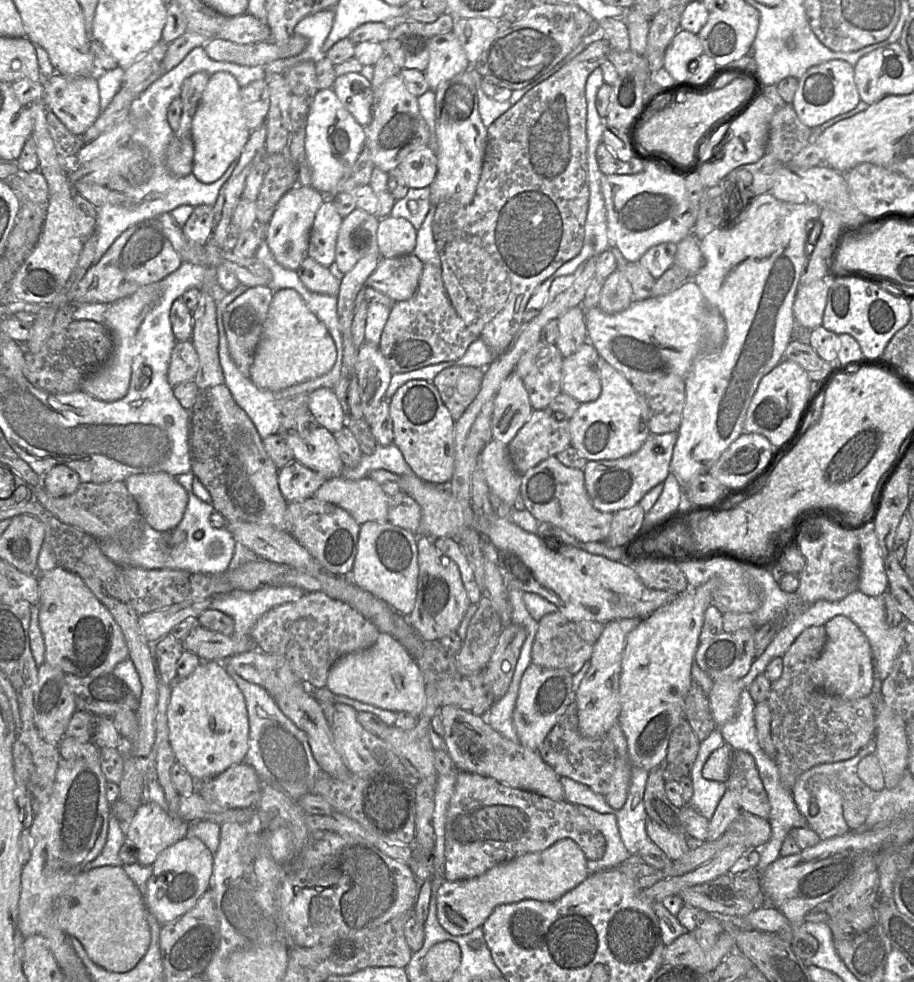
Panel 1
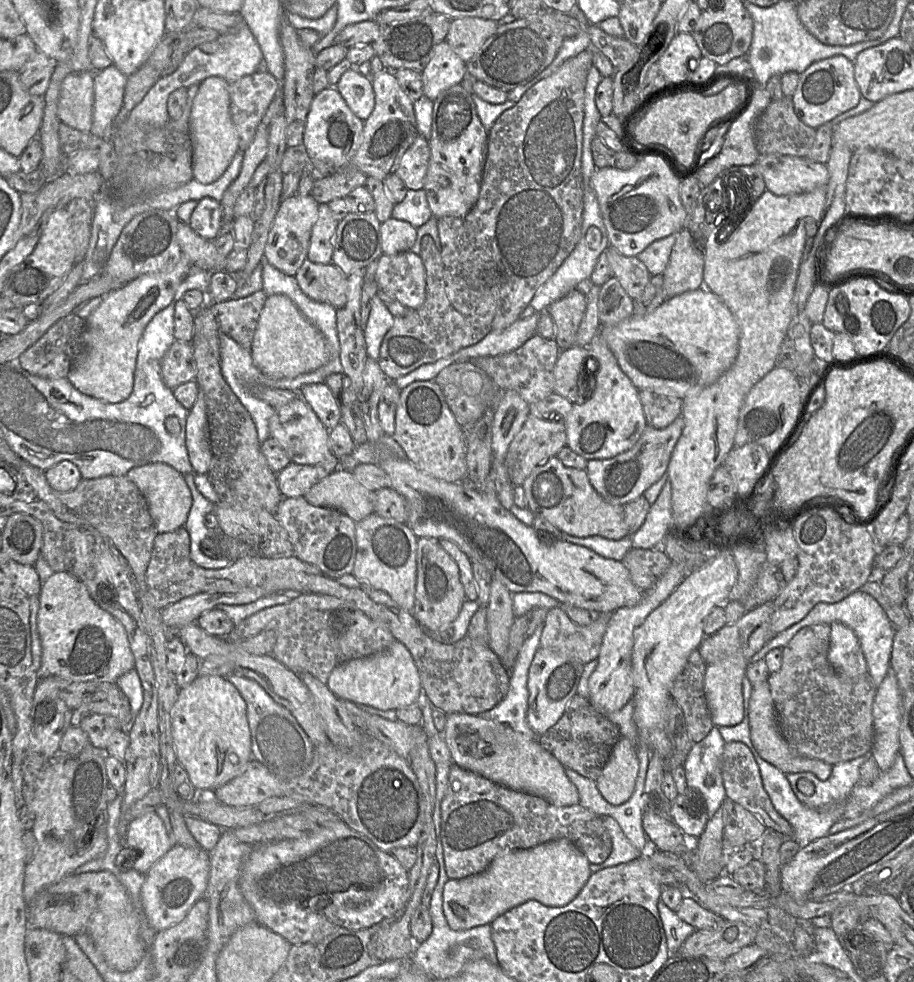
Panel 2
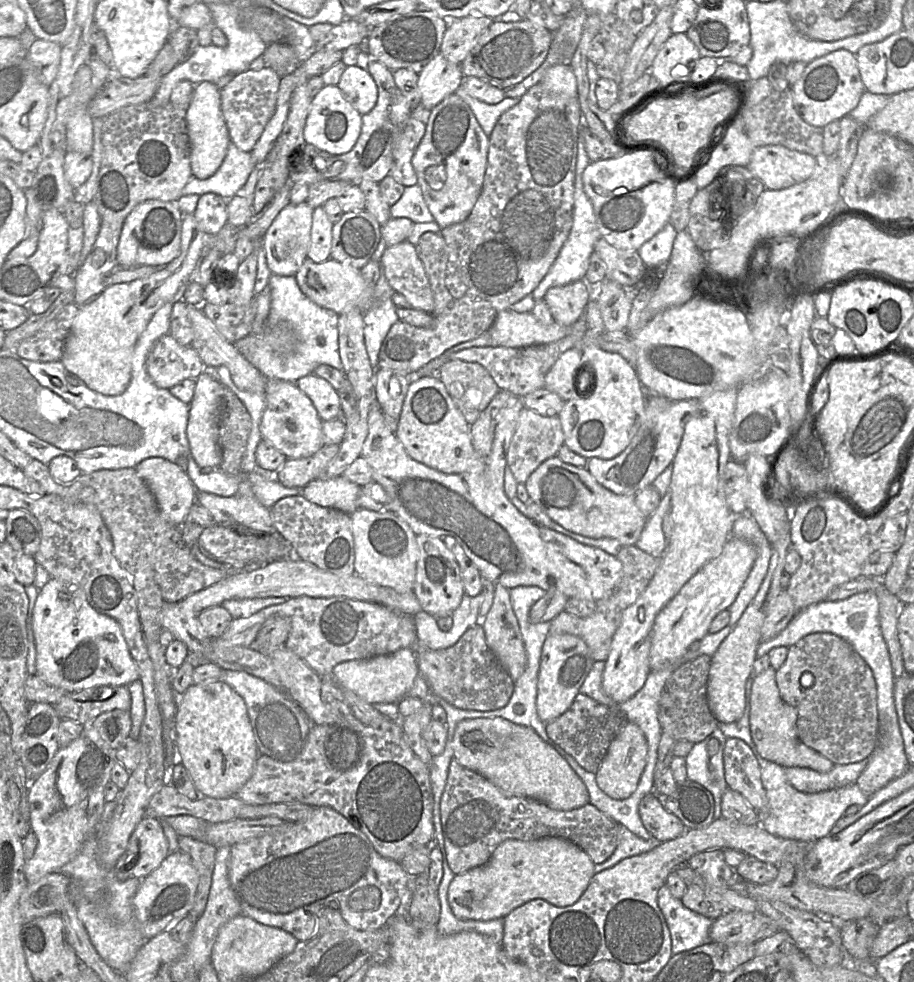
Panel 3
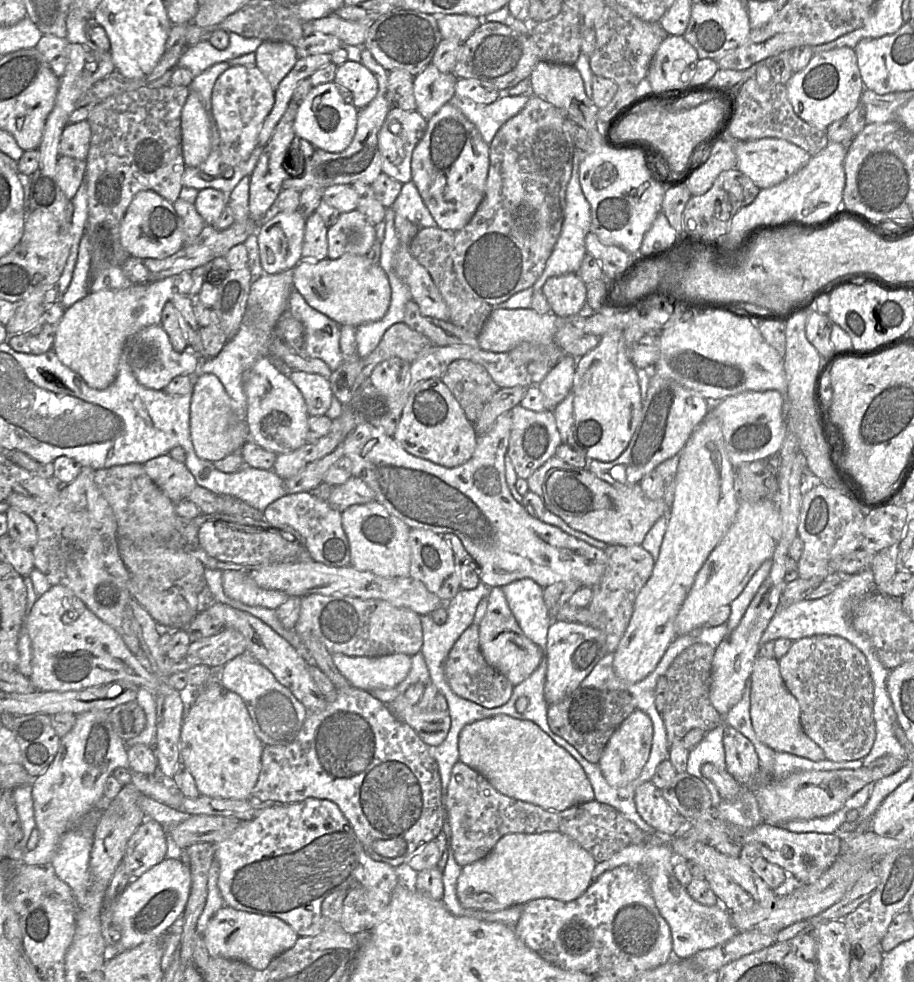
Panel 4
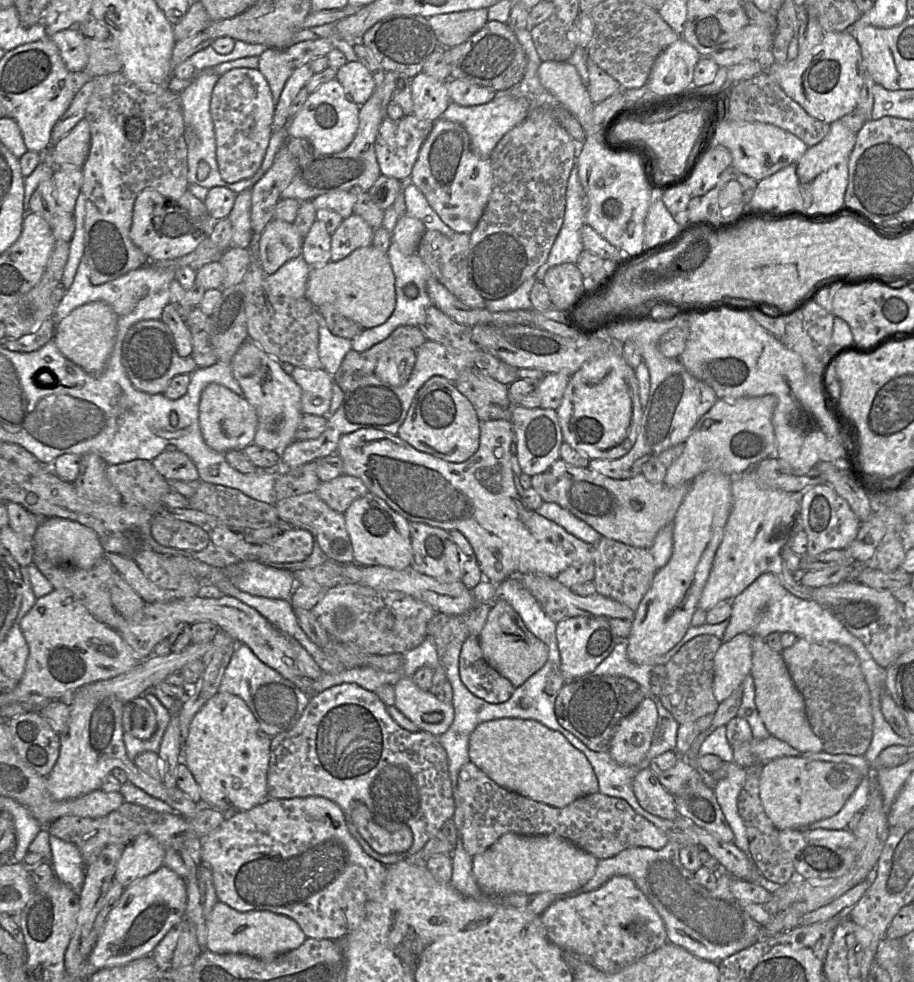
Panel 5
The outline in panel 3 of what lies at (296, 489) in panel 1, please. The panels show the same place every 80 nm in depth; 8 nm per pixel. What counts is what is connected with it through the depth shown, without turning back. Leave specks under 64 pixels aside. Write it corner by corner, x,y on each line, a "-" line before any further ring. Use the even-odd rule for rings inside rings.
324,444
314,455
302,459
287,459
274,474
275,479
288,488
303,489
318,479
336,456
339,445

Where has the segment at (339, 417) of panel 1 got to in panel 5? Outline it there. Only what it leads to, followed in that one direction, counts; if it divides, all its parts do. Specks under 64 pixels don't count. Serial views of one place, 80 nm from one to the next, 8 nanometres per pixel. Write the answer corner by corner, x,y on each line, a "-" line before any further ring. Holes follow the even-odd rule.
294,367
290,376
302,392
302,414
327,417
332,399
332,376
324,369
299,367

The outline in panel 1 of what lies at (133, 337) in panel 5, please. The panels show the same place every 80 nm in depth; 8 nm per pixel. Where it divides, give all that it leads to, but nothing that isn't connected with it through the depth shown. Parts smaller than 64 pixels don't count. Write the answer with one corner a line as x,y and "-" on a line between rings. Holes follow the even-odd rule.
191,340
177,341
170,358
168,381
171,386
192,381
196,375
198,358

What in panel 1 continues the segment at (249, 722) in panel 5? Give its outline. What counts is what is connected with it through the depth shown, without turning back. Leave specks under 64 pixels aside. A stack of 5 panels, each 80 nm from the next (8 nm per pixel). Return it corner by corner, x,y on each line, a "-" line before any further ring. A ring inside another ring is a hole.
202,661
189,676
172,684
167,726
176,762
197,783
244,761
249,738
245,699
222,661

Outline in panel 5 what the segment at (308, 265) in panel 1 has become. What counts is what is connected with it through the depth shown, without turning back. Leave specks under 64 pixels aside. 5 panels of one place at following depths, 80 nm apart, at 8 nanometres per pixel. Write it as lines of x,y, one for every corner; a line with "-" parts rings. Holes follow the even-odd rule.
369,245
356,249
340,261
311,266
305,297
316,308
332,305
363,329
383,324
392,315
396,305
395,277
387,252

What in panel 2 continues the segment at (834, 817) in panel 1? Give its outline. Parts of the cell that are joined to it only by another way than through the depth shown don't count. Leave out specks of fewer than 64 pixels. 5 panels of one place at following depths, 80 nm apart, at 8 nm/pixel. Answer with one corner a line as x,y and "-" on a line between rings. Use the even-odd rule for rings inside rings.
872,749
861,757
837,763
833,765
830,776
825,780
819,779
815,774
811,772
787,773
786,777
794,794
802,803
811,808
820,808
835,801
842,801
848,799
848,796
851,793
854,785
859,782
859,770
861,765
870,758
872,758
-
801,779
806,779
814,785
814,791
811,795
807,795
803,791
799,790
798,782

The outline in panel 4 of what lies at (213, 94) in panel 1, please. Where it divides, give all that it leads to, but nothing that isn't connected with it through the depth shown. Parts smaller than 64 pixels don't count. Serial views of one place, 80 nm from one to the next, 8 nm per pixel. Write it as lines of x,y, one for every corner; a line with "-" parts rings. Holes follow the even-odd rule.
189,91
182,110
182,149
186,166
199,167
212,149
213,120
198,94

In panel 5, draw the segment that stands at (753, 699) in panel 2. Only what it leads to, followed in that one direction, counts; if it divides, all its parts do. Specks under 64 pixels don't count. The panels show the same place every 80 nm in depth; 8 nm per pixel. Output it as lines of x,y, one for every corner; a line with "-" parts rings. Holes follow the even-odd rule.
757,635
752,638
750,675
755,686
755,704
769,734
801,752
823,751
822,742
807,719
804,698
795,686
782,654
771,649
765,640

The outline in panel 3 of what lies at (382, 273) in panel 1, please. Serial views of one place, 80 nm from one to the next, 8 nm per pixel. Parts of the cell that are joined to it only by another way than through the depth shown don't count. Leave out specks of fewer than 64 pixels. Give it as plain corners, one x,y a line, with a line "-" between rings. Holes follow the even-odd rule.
405,240
391,247
387,247
380,258
380,266
389,286
395,292
403,295
411,307
429,314
433,313
435,307
433,293
415,246
408,240

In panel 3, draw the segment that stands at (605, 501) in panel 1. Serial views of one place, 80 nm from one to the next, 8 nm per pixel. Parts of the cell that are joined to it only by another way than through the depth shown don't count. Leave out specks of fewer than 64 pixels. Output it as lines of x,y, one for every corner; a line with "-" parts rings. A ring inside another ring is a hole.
646,393
642,423
626,449
616,457
605,460
589,458
587,469
605,488
619,495
636,495
651,486
671,465
684,434
685,426
695,414
697,400
670,400
662,395

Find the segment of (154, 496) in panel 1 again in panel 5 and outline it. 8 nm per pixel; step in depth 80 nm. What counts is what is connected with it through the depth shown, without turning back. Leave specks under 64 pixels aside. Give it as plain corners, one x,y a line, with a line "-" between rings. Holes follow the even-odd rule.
164,450
152,460
152,464
166,480
192,482
200,479
195,464
179,450
172,452

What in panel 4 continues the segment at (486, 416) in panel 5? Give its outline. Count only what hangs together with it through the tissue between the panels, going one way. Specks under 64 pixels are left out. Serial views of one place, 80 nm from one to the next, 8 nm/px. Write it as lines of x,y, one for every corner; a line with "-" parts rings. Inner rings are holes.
470,360
452,362
441,380
452,392
472,424
500,389
482,365

